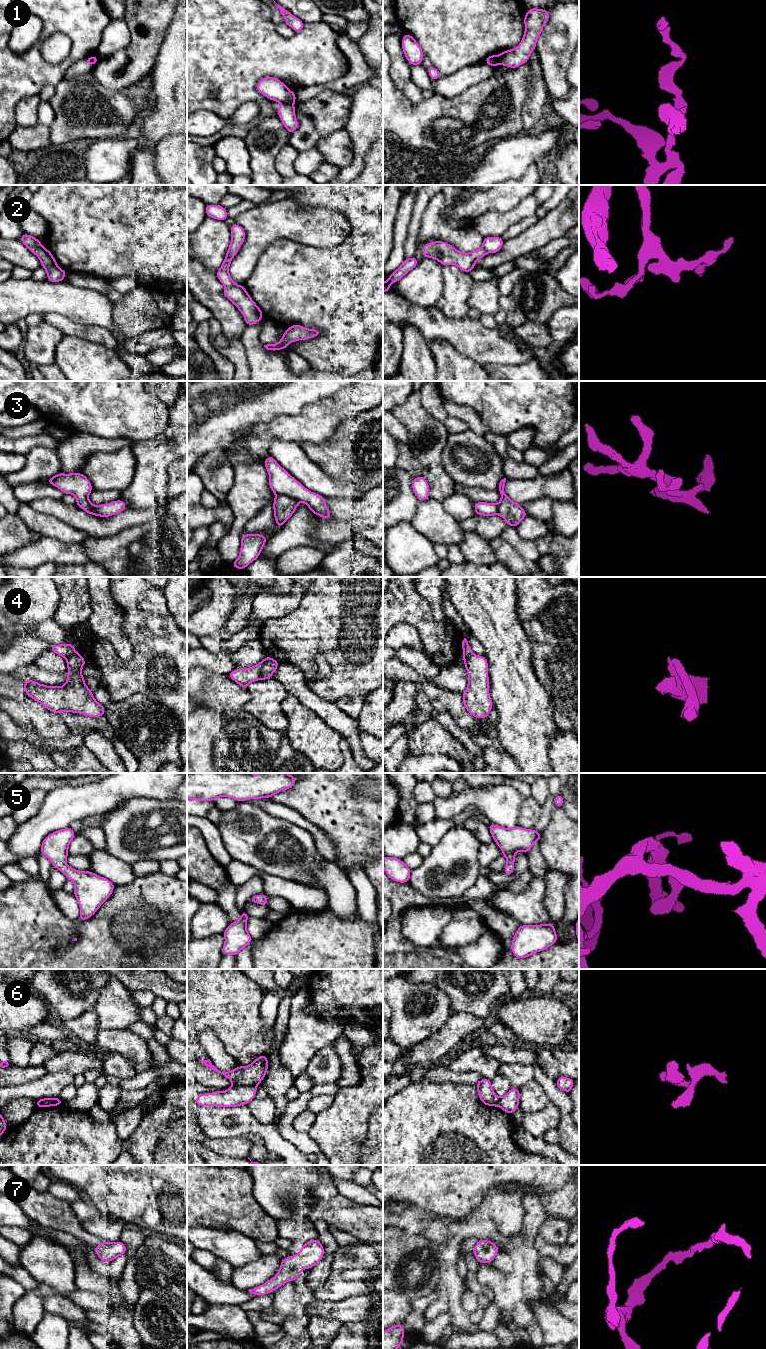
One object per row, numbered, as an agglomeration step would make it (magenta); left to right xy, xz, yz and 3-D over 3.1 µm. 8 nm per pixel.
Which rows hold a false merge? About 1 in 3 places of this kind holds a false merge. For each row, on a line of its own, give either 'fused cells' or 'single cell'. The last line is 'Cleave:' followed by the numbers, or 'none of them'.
1: fused cells
2: fused cells
3: single cell
4: fused cells
5: single cell
6: fused cells
7: single cell
Cleave: 1, 2, 4, 6

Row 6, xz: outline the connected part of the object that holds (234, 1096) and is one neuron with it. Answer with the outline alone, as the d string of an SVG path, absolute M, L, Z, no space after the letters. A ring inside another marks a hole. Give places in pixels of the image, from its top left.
M233 1085L224 1092L215 1091L198 1095L194 1102L199 1106L238 1107L251 1102L256 1092L256 1086Z

